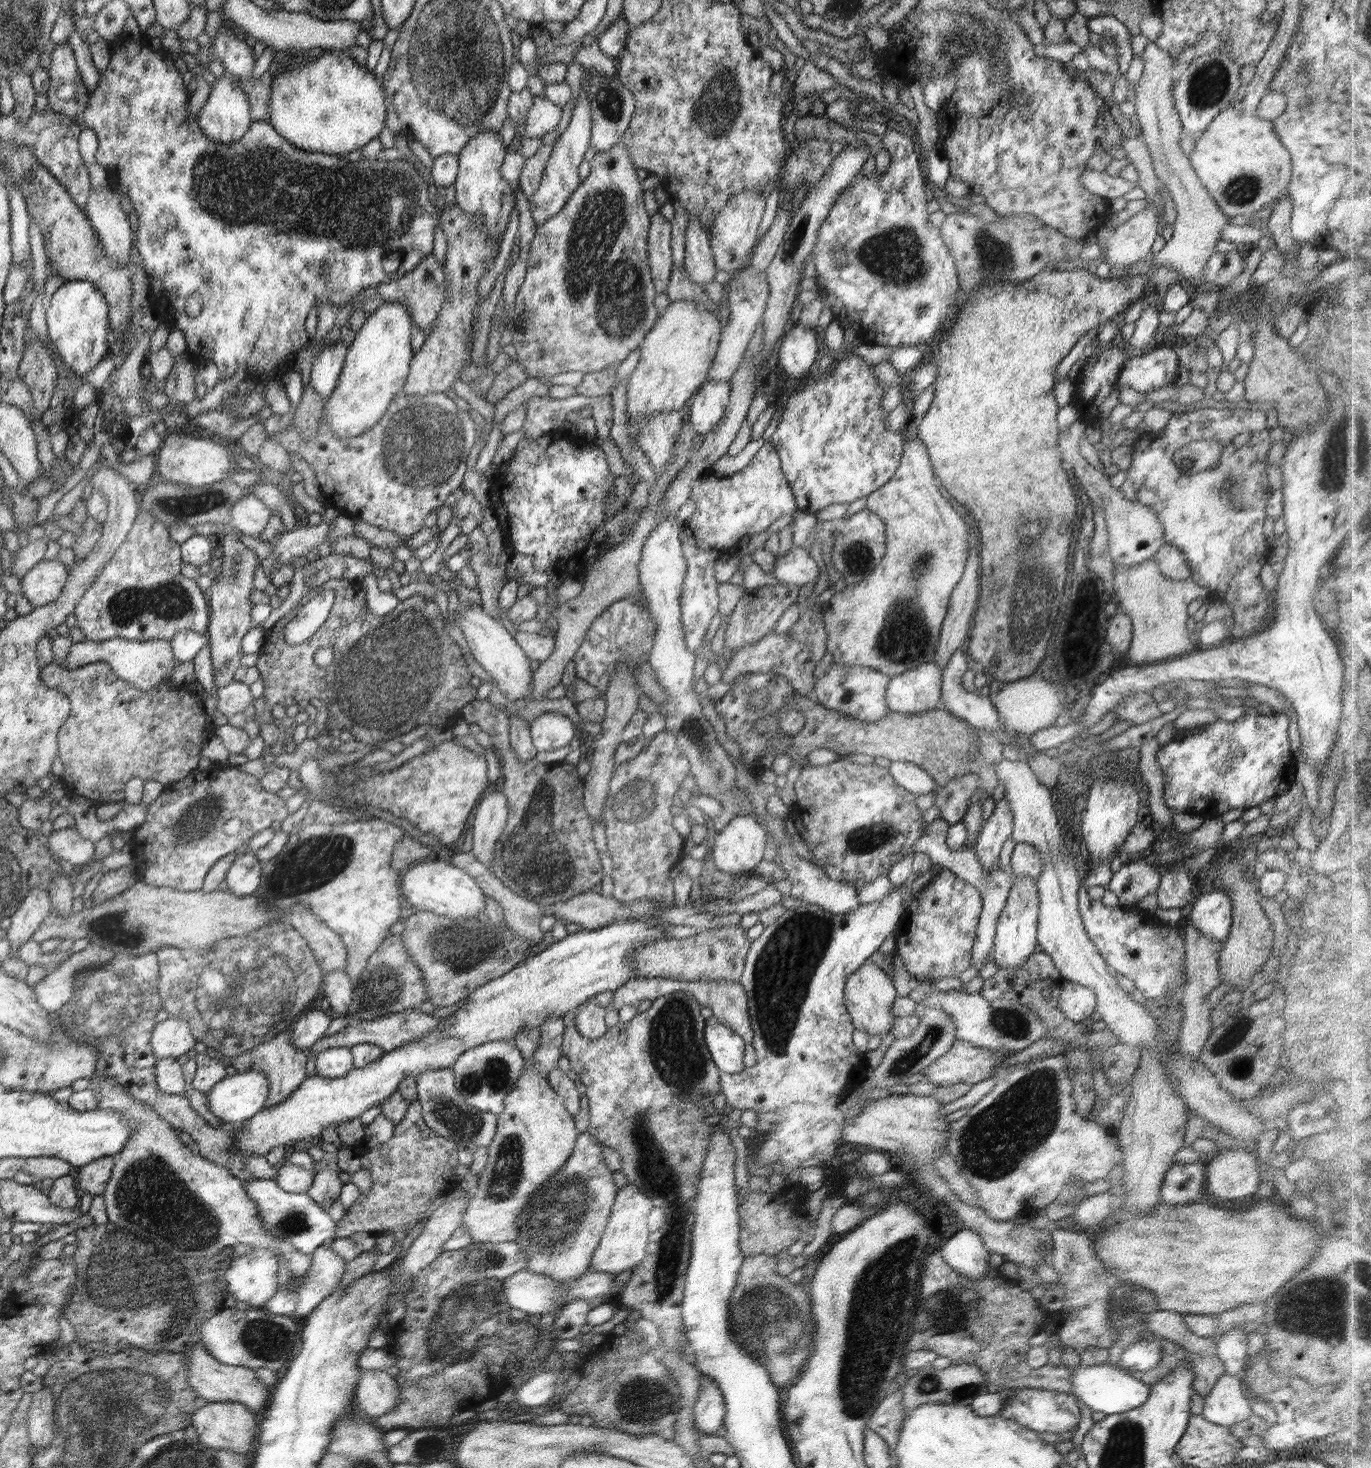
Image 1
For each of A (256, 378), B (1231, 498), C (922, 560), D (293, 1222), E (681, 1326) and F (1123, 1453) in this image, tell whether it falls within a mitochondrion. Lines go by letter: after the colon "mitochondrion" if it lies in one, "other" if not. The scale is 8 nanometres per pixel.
A: other
B: mitochondrion
C: mitochondrion
D: mitochondrion
E: other
F: mitochondrion

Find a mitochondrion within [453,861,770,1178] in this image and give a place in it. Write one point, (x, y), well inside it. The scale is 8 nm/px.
(674, 1048)

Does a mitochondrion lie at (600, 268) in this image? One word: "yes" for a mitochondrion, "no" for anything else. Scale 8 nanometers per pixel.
yes

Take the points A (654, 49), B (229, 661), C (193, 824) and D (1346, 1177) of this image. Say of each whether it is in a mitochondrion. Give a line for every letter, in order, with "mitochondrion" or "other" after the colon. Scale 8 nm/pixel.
A: other
B: other
C: mitochondrion
D: other

